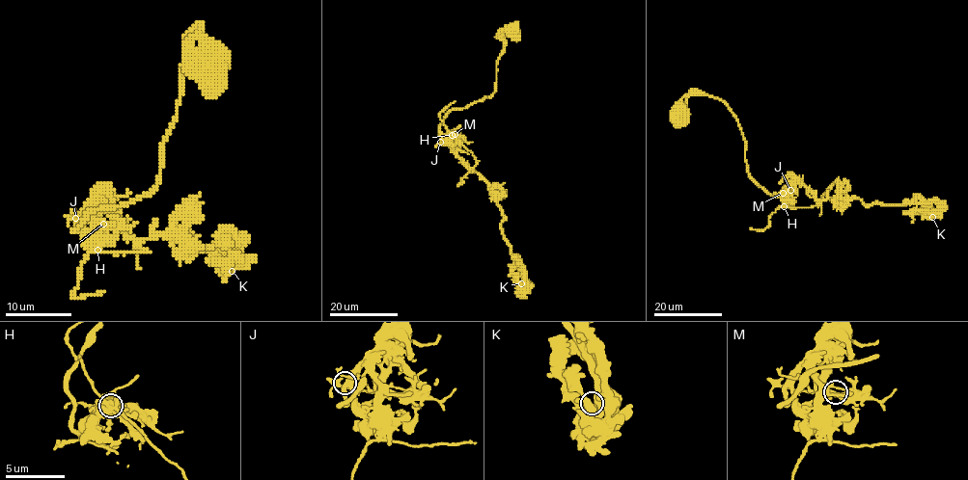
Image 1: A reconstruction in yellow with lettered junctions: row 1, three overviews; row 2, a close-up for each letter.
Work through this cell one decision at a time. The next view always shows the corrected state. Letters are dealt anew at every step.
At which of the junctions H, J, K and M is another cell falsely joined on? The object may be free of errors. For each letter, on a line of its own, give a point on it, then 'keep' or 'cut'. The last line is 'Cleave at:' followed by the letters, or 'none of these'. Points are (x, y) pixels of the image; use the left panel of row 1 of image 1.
H: (97, 250) | cut
J: (75, 218) | keep
K: (232, 271) | keep
M: (103, 224) | keep
Cleave at: H

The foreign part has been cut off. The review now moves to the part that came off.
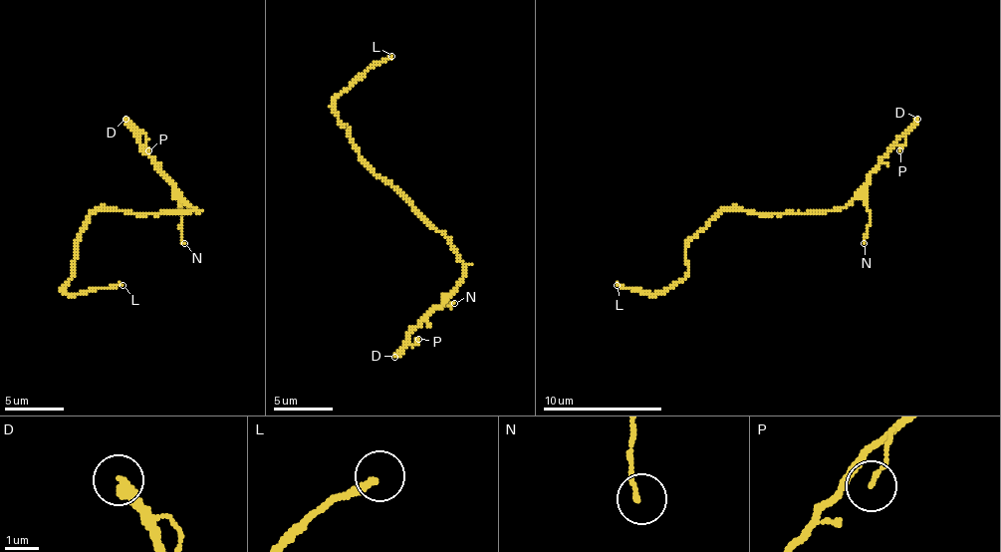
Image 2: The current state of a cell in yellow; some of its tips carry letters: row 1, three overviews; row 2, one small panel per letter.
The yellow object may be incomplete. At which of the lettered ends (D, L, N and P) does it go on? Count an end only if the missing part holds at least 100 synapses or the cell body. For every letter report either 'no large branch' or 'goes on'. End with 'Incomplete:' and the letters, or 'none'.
D: goes on
L: no large branch
N: no large branch
P: no large branch
Incomplete: D

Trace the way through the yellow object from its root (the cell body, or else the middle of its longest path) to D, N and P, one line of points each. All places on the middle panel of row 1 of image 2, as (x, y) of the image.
D: (403, 195), (448, 240), (463, 264), (463, 279), (409, 333), (406, 345), (394, 357)
N: (403, 195), (448, 240), (463, 264), (463, 279), (448, 300), (451, 309), (451, 303), (454, 303)
P: (403, 195), (448, 240), (463, 264), (463, 279), (412, 330), (409, 342), (415, 345), (418, 339)

